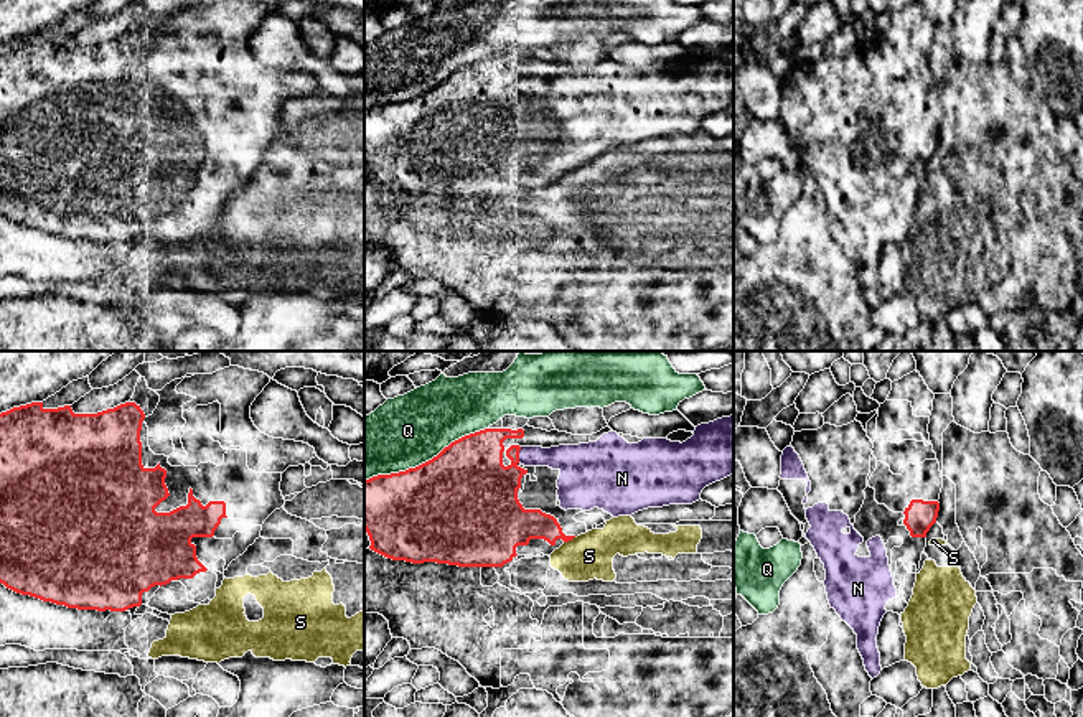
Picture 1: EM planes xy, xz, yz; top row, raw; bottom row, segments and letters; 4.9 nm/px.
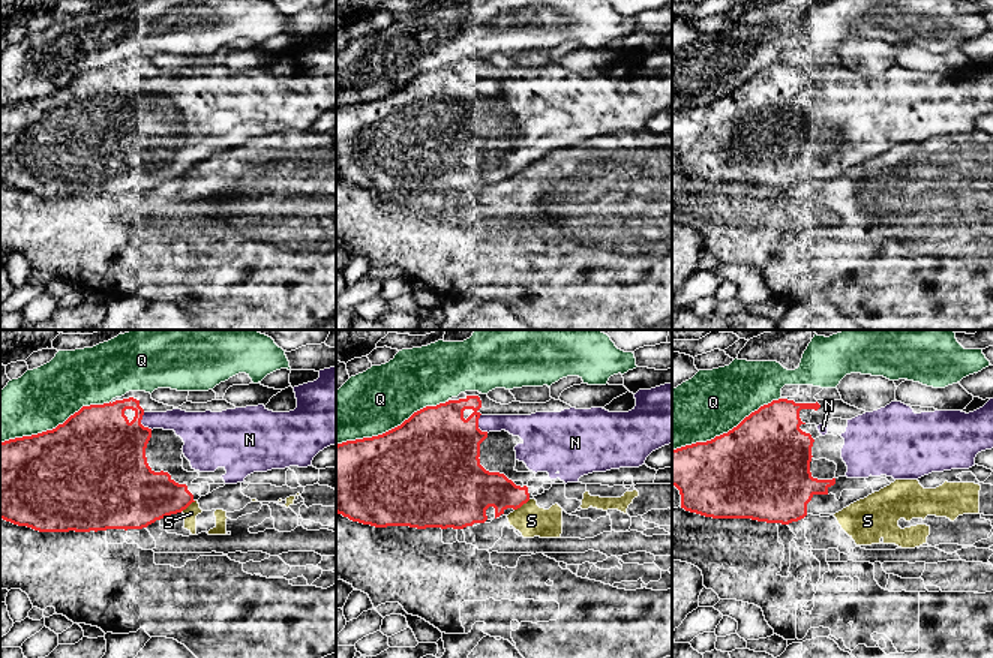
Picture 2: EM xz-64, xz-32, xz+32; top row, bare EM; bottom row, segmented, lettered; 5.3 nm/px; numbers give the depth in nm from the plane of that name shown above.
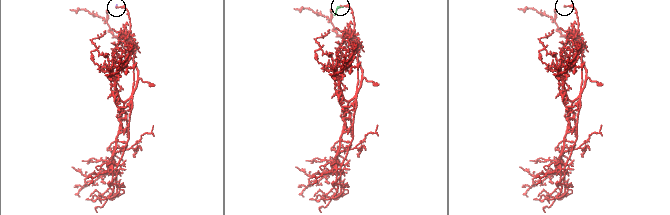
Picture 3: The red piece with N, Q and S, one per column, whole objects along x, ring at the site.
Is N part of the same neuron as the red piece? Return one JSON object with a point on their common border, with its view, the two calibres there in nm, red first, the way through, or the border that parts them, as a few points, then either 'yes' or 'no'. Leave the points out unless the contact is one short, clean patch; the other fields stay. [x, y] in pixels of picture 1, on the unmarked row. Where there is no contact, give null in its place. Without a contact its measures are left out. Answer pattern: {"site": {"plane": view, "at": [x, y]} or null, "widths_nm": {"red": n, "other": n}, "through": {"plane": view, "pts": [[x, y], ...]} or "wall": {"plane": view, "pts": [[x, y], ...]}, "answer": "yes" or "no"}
{"site": {"plane": "xz", "at": [518, 86]}, "widths_nm": {"red": 340, "other": 140}, "answer": "yes"}

